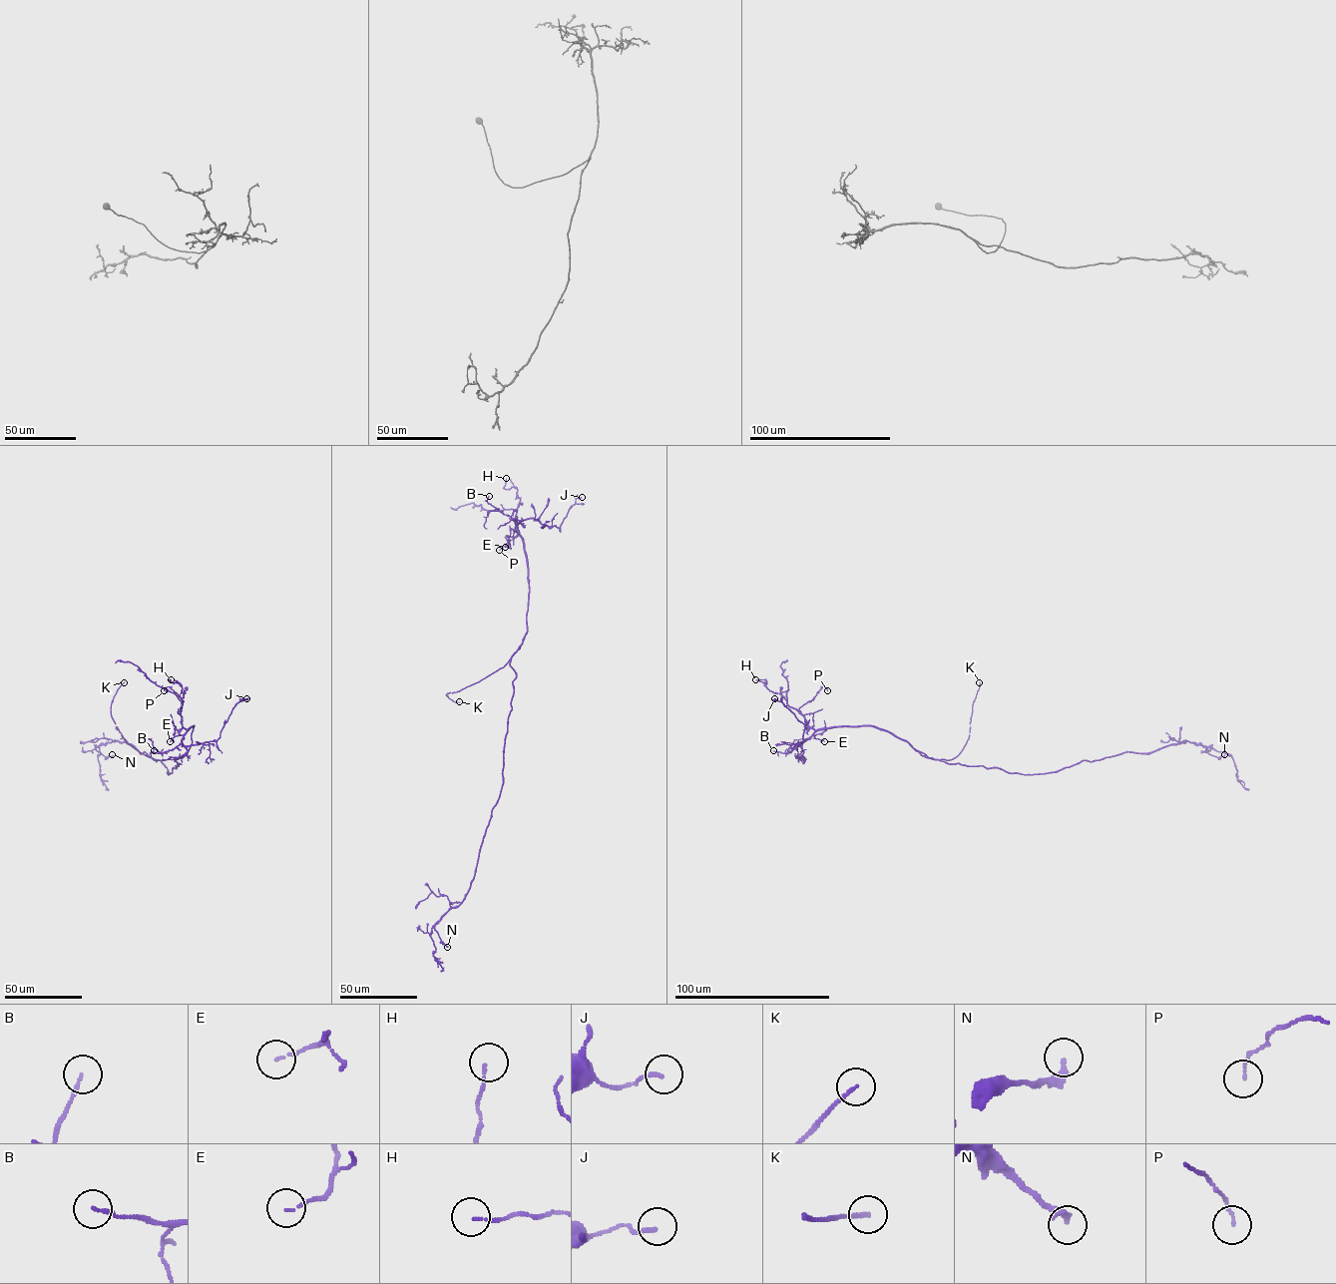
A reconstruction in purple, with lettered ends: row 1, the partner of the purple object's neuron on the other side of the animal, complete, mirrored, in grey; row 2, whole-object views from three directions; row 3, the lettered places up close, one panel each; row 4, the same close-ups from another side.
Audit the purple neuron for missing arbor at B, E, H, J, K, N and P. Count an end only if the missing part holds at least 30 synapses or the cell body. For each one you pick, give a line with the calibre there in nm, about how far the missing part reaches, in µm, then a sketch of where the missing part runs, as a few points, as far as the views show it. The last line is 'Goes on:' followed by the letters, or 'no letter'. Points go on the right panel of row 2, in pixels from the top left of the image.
K: 130 nm thick; about 70 µm are missing; missing branch runs (979, 682), (974, 651), (964, 637), (952, 632)
Goes on: K

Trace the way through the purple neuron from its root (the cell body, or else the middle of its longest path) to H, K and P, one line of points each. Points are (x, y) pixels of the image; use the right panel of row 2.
H: (990, 768), (931, 759), (907, 741), (870, 725), (813, 729), (780, 693), (766, 687), (765, 680), (755, 679)
K: (990, 768), (937, 759), (952, 759), (963, 748), (970, 734), (972, 705), (979, 682)
P: (990, 768), (931, 759), (907, 741), (870, 725), (813, 729), (799, 708), (823, 686), (827, 690)

